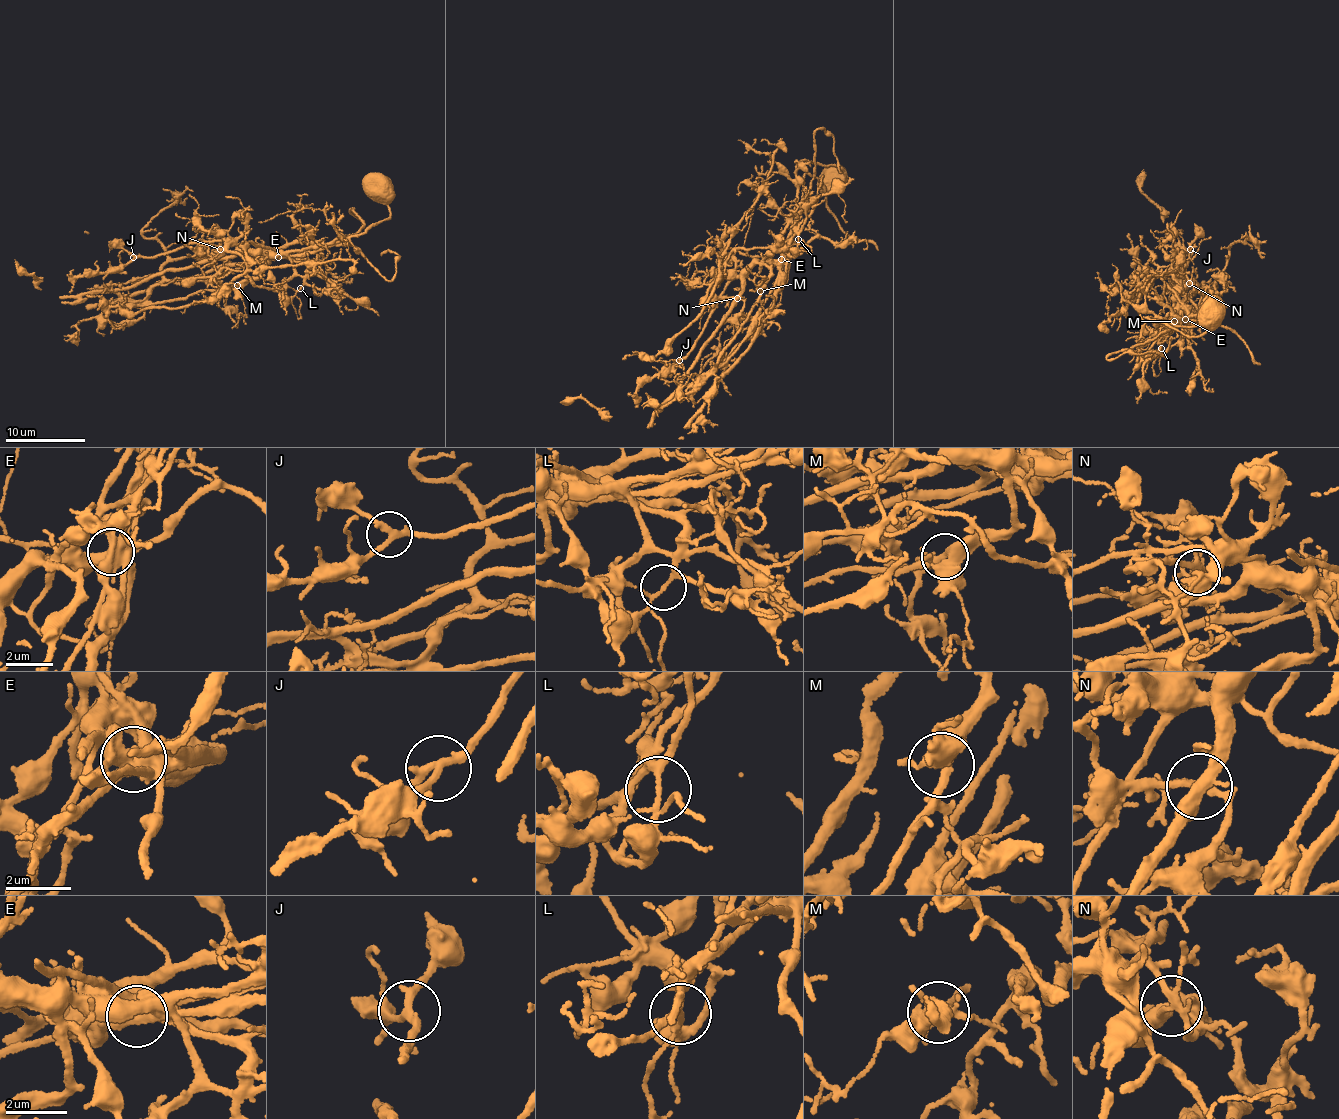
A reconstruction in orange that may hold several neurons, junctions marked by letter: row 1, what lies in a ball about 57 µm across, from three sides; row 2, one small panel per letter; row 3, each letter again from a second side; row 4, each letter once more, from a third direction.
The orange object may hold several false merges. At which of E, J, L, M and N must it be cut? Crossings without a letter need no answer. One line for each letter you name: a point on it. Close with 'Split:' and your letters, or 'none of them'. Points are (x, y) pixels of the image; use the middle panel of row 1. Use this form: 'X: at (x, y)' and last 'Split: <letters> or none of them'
E: at (781, 259)
L: at (798, 239)
N: at (737, 298)
Split: E, L, N

